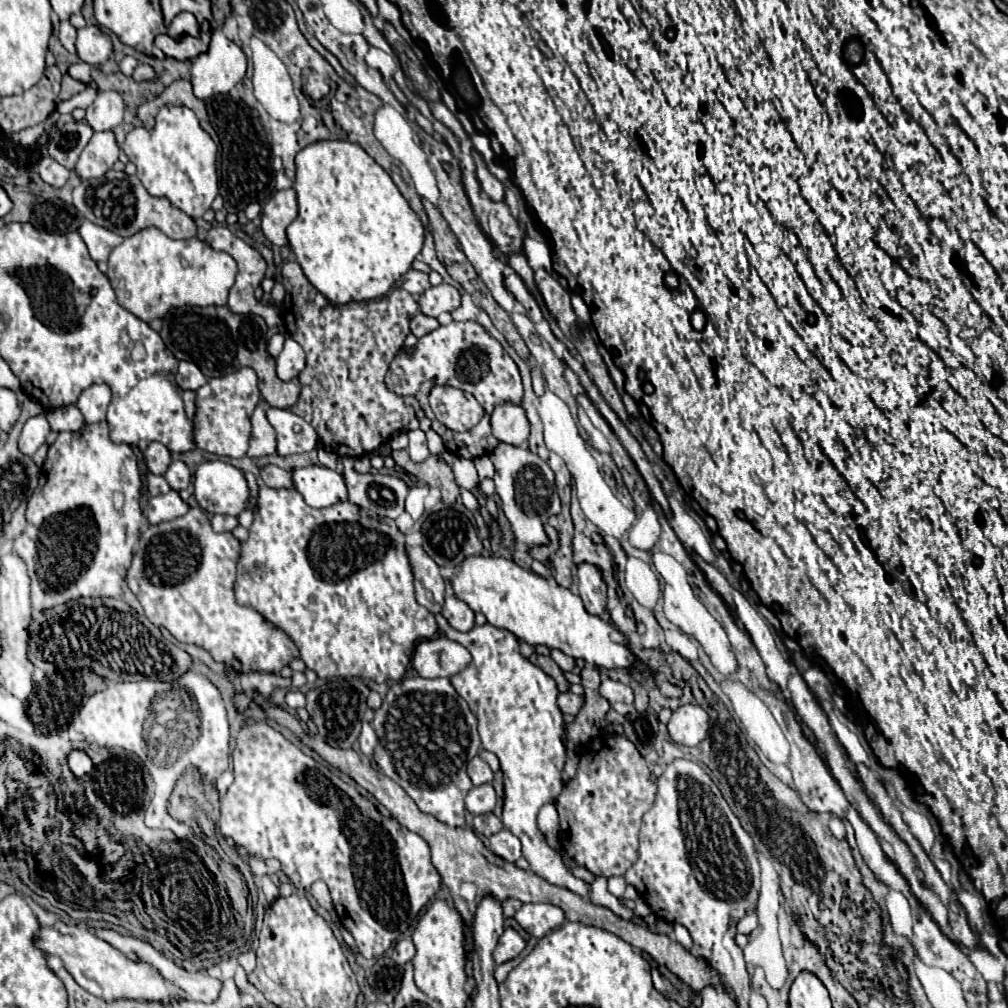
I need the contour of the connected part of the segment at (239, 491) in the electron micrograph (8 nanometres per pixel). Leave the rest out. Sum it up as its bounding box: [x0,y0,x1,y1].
[194,461,250,515]

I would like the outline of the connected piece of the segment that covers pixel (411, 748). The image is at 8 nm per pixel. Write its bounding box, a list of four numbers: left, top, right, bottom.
[372,677,480,827]

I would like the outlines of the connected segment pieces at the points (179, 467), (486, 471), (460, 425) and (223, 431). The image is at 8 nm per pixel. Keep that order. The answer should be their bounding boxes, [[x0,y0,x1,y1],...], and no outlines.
[[164,459,192,491],[474,455,494,479],[430,385,484,433],[192,367,258,457]]

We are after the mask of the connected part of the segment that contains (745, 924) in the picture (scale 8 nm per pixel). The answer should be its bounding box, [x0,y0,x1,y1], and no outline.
[738,913,758,935]

